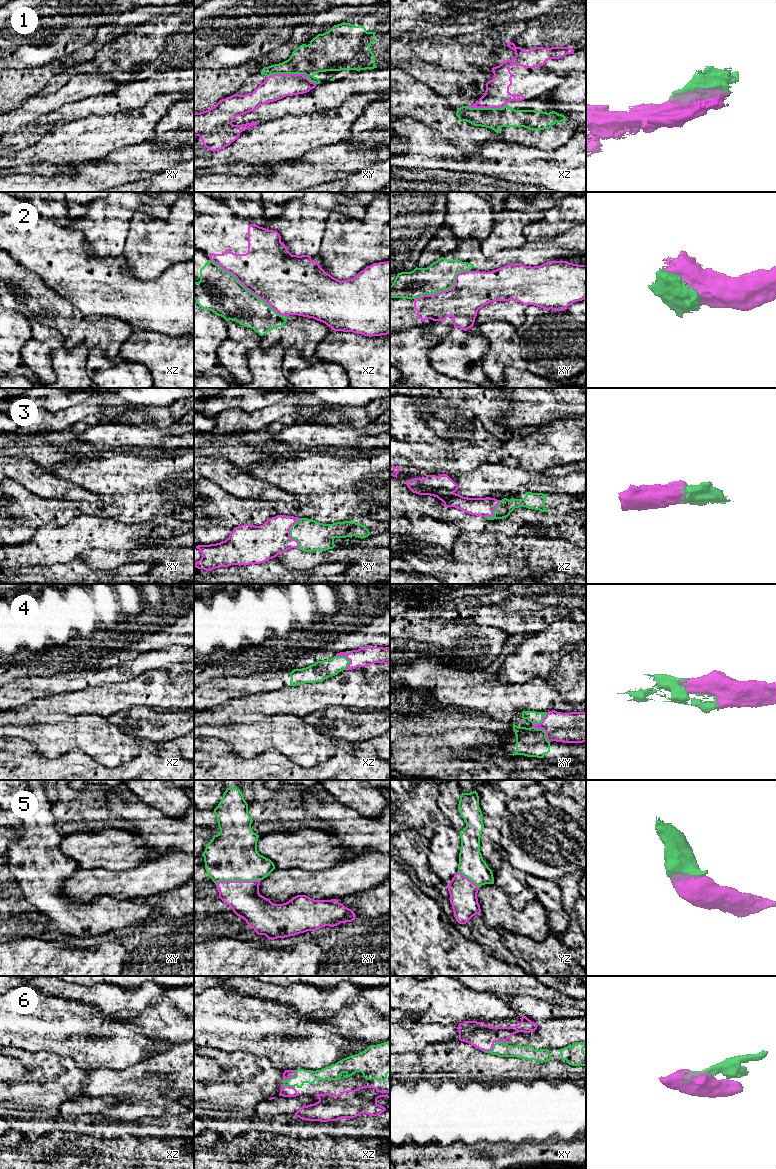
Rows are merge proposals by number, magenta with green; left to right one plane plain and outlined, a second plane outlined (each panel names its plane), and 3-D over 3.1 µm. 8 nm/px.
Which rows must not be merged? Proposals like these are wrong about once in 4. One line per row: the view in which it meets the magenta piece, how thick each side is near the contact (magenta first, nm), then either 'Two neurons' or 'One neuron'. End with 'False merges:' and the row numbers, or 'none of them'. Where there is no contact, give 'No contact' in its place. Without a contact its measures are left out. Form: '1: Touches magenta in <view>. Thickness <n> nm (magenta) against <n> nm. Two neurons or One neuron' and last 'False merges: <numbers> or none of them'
1: Touches magenta in xy. Thickness 200 nm (magenta) against 240 nm. Two neurons
2: Touches magenta in xz. Thickness 440 nm (magenta) against 340 nm. Two neurons
3: Touches magenta in xy. Thickness 280 nm (magenta) against 240 nm. One neuron
4: Touches magenta in xz. Thickness 150 nm (magenta) against 160 nm. One neuron
5: Touches magenta in xy. Thickness 260 nm (magenta) against 400 nm. One neuron
6: Touches magenta in xz. Thickness 70 nm (magenta) against 110 nm. One neuron
False merges: 1, 2

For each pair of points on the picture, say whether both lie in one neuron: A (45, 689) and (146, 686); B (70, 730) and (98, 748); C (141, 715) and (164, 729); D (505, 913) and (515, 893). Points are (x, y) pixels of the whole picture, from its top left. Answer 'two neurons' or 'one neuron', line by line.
A: two neurons
B: one neuron
C: one neuron
D: two neurons

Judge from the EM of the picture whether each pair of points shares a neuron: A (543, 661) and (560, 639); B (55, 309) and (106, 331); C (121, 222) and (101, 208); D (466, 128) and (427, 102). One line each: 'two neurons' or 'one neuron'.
A: one neuron
B: one neuron
C: one neuron
D: one neuron

